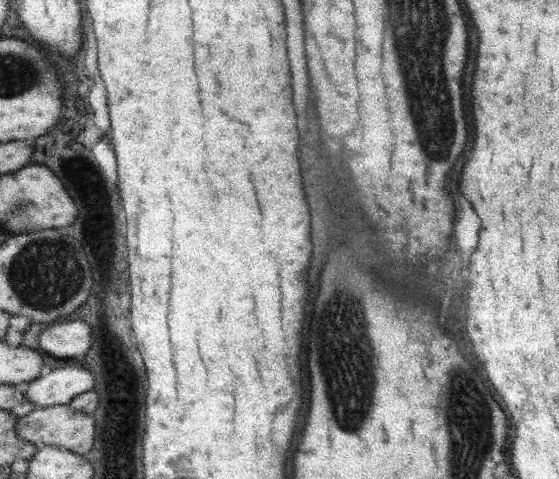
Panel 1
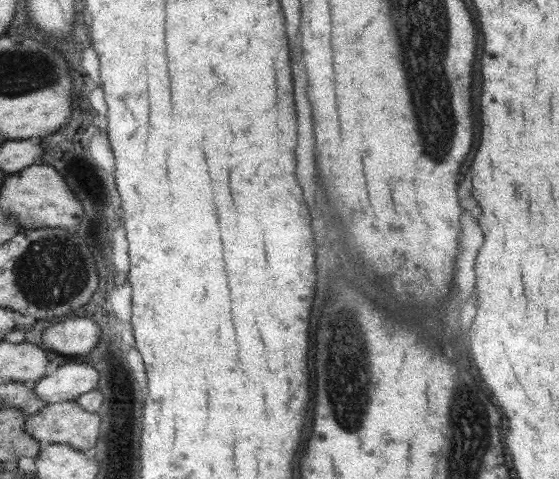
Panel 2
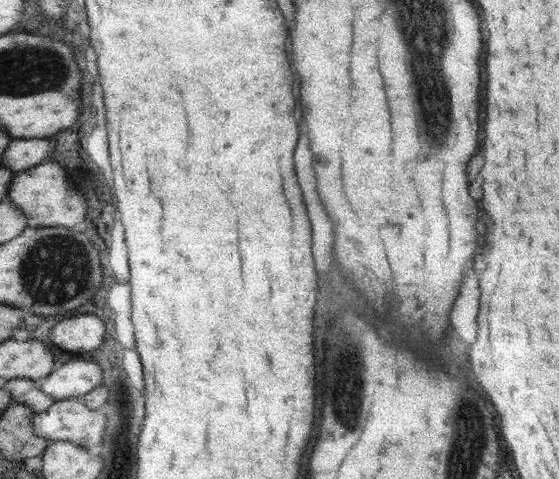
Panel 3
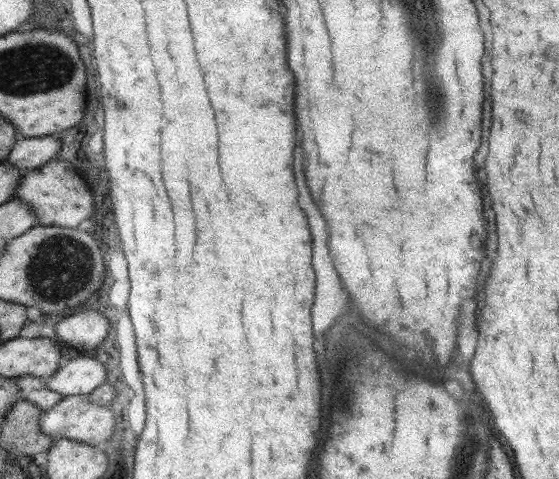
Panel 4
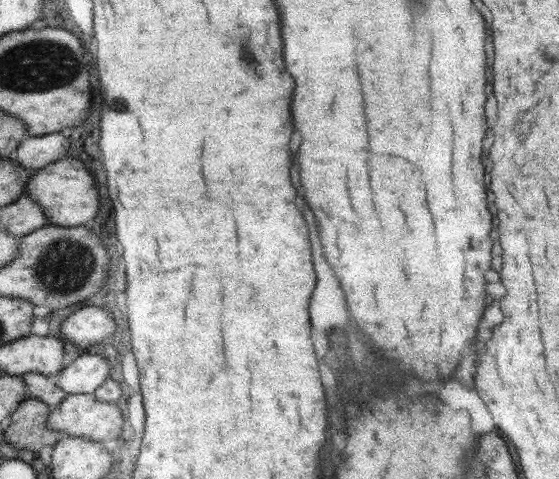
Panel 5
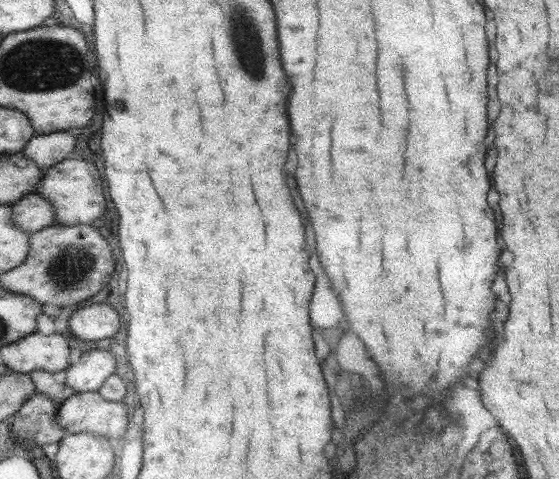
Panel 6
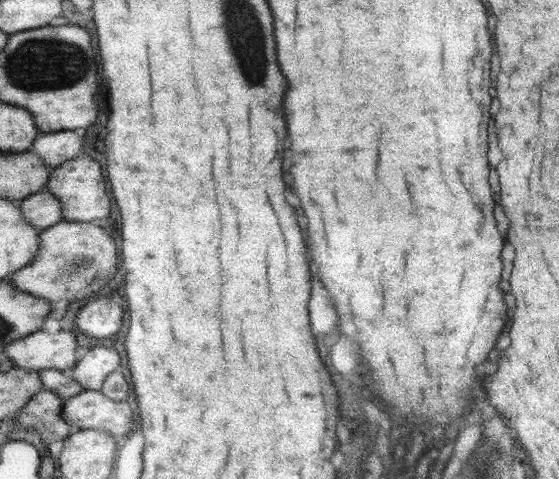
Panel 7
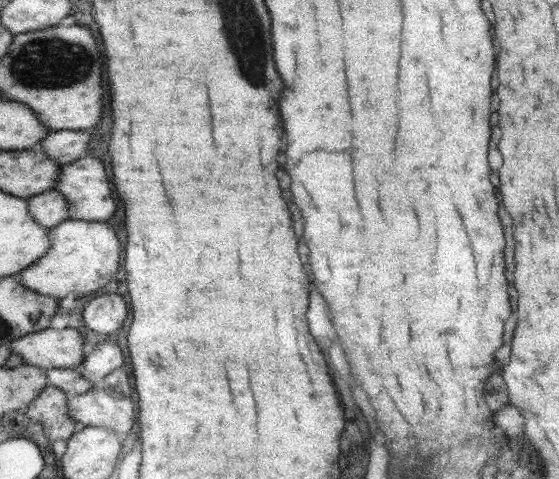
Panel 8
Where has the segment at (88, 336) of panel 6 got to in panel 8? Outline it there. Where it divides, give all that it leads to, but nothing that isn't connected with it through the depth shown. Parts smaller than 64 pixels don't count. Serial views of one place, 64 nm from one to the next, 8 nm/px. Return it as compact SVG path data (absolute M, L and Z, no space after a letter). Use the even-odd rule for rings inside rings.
M106 293L88 302L82 318L85 326L92 331L116 336L128 318L128 304L120 294Z

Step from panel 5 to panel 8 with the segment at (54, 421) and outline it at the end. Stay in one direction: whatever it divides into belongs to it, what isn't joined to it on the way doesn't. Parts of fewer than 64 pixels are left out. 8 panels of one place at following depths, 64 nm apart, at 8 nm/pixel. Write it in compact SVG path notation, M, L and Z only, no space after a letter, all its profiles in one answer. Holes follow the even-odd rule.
M92 388L82 394L68 394L68 415L79 427L104 427L125 436L136 422L136 412L130 397L116 398L102 388Z

